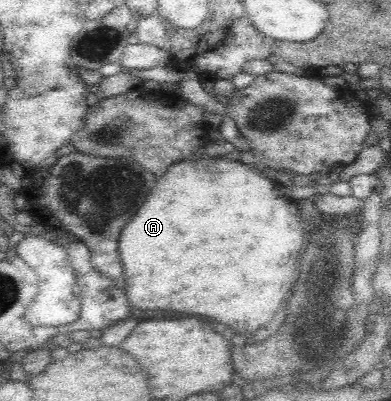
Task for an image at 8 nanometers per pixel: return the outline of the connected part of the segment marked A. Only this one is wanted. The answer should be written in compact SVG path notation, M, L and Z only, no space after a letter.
M202 158L196 162L176 162L168 168L168 172L156 182L156 186L150 190L146 202L140 206L140 210L128 220L124 225L121 235L118 239L119 257L122 261L122 281L125 284L125 295L131 302L134 312L143 312L146 309L154 310L172 310L172 312L188 312L196 316L208 316L218 322L224 322L234 330L236 334L255 334L258 328L266 326L272 321L274 314L279 312L280 304L287 300L292 282L294 282L294 272L298 268L300 252L304 250L304 232L302 232L302 223L300 222L300 213L296 208L296 200L282 198L276 190L276 182L272 178L266 178L267 174L256 172L256 168L226 160L226 158Z

